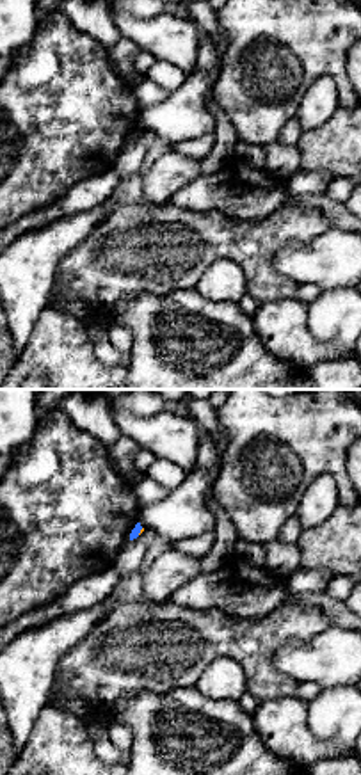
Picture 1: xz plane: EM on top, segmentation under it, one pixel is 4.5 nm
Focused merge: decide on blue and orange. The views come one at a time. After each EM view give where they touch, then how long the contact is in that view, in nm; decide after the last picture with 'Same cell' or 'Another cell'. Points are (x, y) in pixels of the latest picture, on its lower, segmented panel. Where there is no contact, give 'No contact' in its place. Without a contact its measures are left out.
Touches blue at (139, 532). Shared border 40 nm

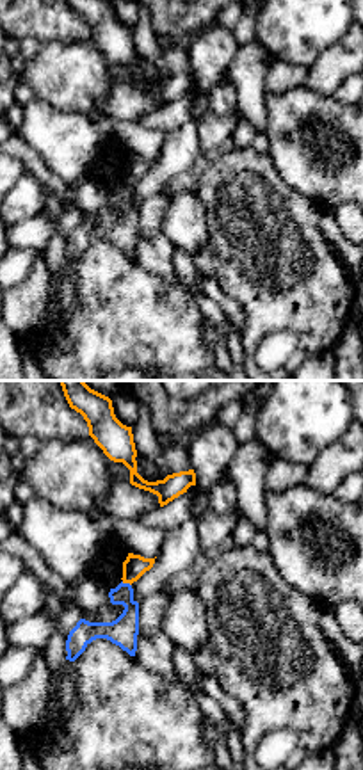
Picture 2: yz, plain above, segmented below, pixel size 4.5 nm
Touches blue at (127, 584). Shared border 50 nm

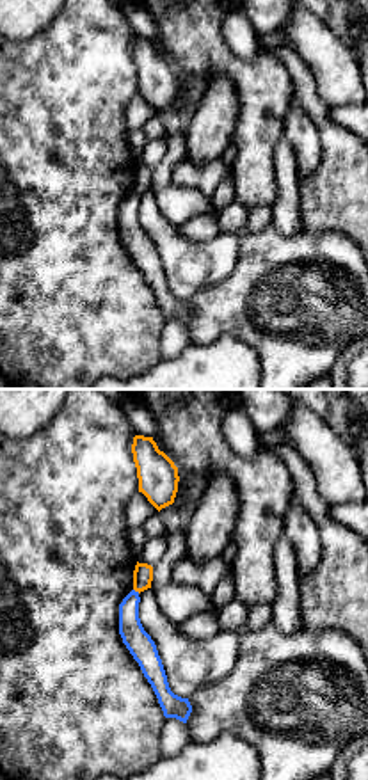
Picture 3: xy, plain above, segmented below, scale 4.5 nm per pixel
Touches blue at (137, 592). Shared border 40 nm

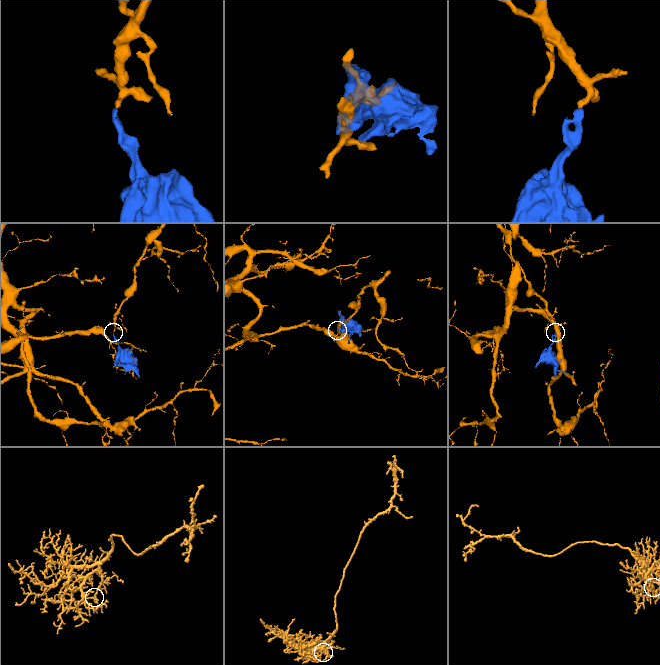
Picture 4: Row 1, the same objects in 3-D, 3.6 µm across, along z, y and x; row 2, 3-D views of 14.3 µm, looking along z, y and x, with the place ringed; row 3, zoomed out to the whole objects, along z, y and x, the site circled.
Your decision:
Another cell

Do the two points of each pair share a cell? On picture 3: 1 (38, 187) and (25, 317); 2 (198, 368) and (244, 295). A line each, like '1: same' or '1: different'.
1: same
2: different

